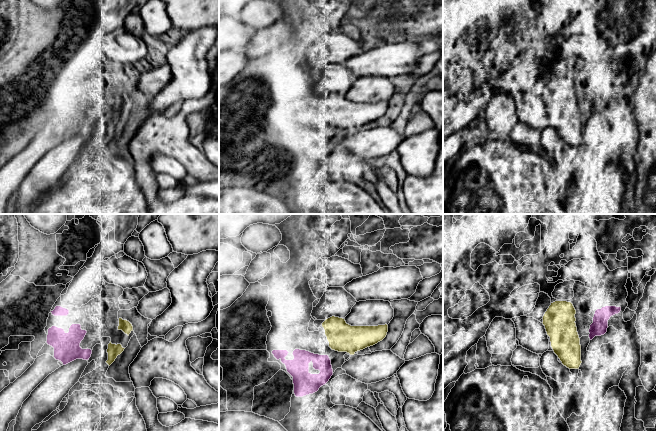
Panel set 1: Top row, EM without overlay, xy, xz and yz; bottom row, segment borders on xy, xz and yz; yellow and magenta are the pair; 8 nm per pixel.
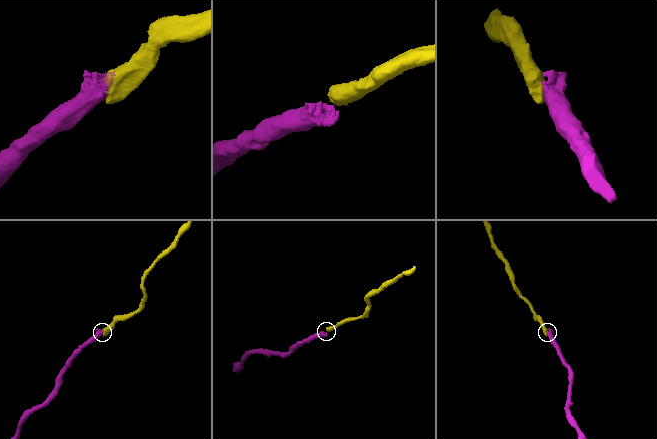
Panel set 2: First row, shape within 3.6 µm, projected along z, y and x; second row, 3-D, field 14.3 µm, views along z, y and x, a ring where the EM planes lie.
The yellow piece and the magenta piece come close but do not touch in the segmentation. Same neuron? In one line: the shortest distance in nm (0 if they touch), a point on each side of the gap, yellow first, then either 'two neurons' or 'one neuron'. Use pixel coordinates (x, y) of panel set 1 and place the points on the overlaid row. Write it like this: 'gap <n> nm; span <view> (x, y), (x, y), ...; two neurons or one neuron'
gap 60 nm; span xz (332, 349), (327, 355); one neuron

